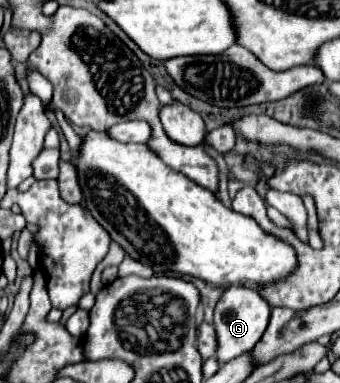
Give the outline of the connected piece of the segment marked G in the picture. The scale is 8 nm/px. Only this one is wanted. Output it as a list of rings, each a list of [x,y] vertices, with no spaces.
[[[246,286],[228,288],[220,296],[214,308],[214,328],[216,328],[216,340],[218,340],[216,360],[220,364],[226,364],[236,356],[242,356],[244,352],[250,352],[260,340],[260,336],[264,334],[264,328],[268,326],[268,318],[270,318],[270,304],[260,296],[260,292]]]

